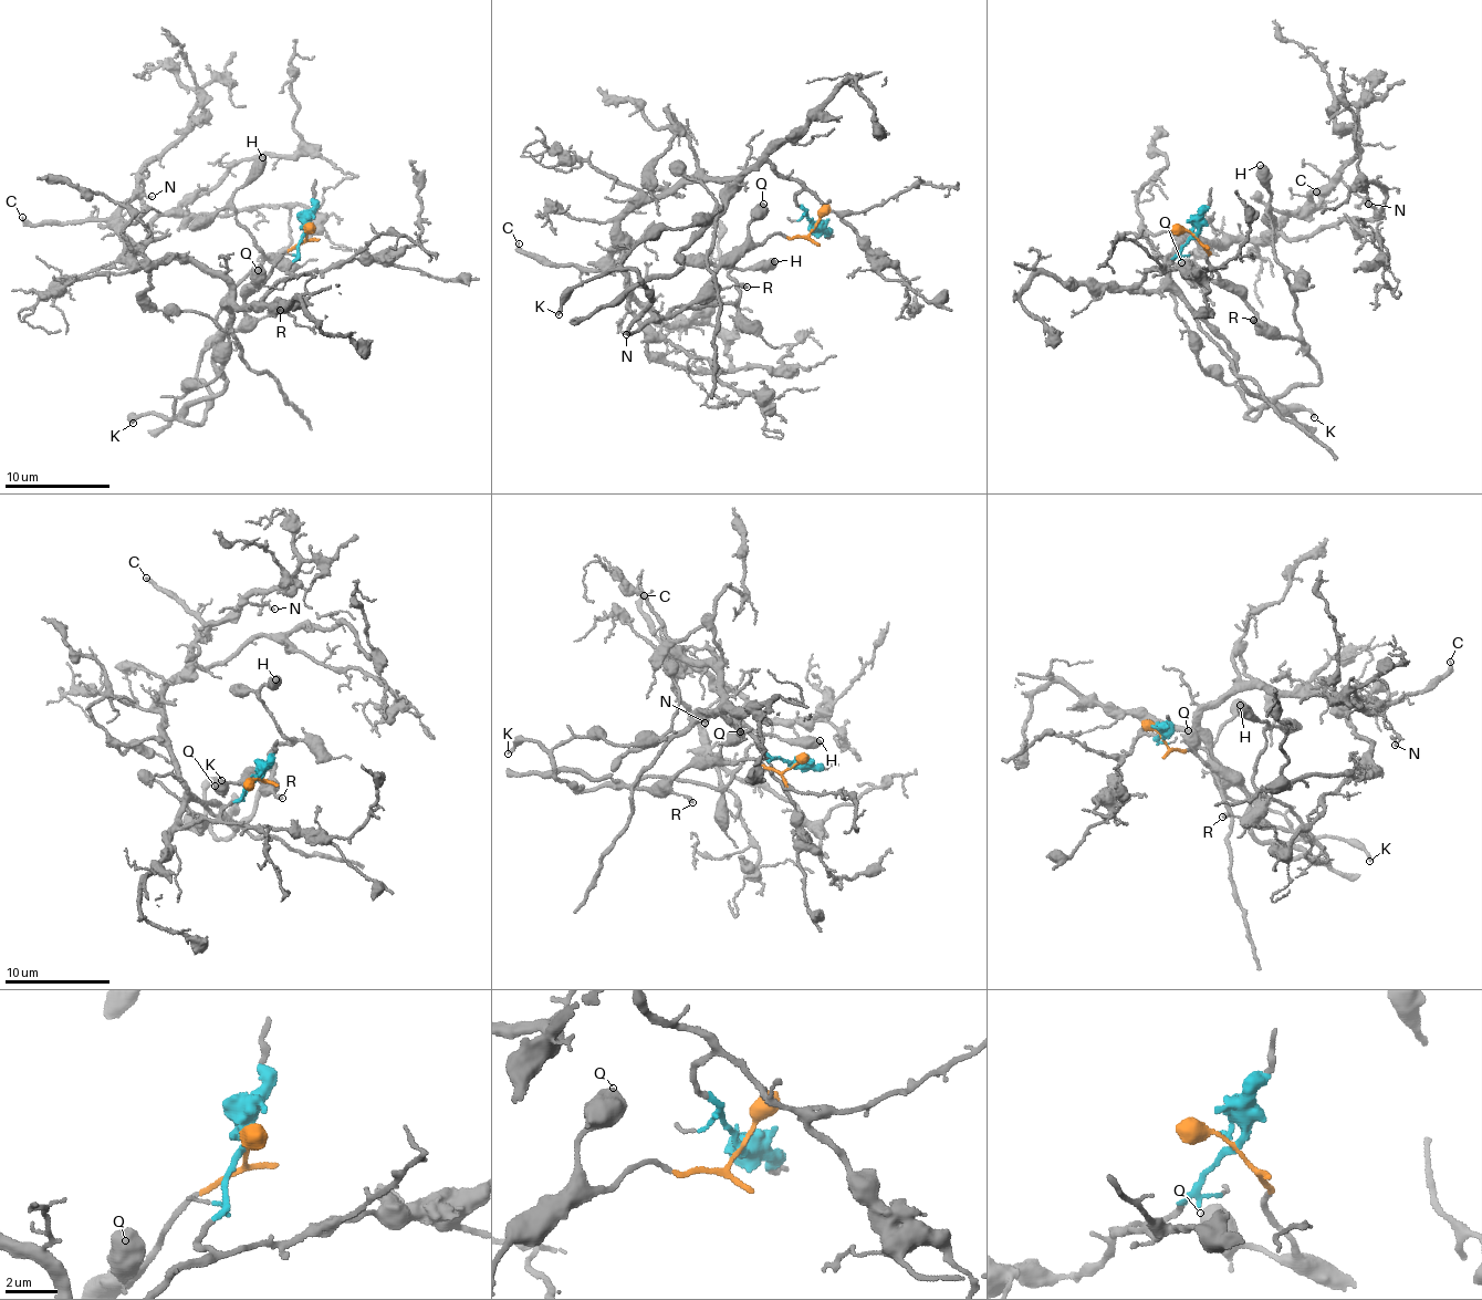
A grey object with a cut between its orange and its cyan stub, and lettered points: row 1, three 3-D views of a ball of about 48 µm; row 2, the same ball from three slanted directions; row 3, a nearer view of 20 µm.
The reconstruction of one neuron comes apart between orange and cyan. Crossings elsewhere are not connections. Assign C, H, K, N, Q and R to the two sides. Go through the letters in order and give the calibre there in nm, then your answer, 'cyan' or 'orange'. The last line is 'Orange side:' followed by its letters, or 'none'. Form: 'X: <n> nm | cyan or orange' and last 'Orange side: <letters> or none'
C: 240 nm | cyan
H: 650 nm | orange
K: 200 nm | orange
N: 160 nm | cyan
Q: 650 nm | orange
R: 240 nm | orange
Orange side: H, K, Q, R

